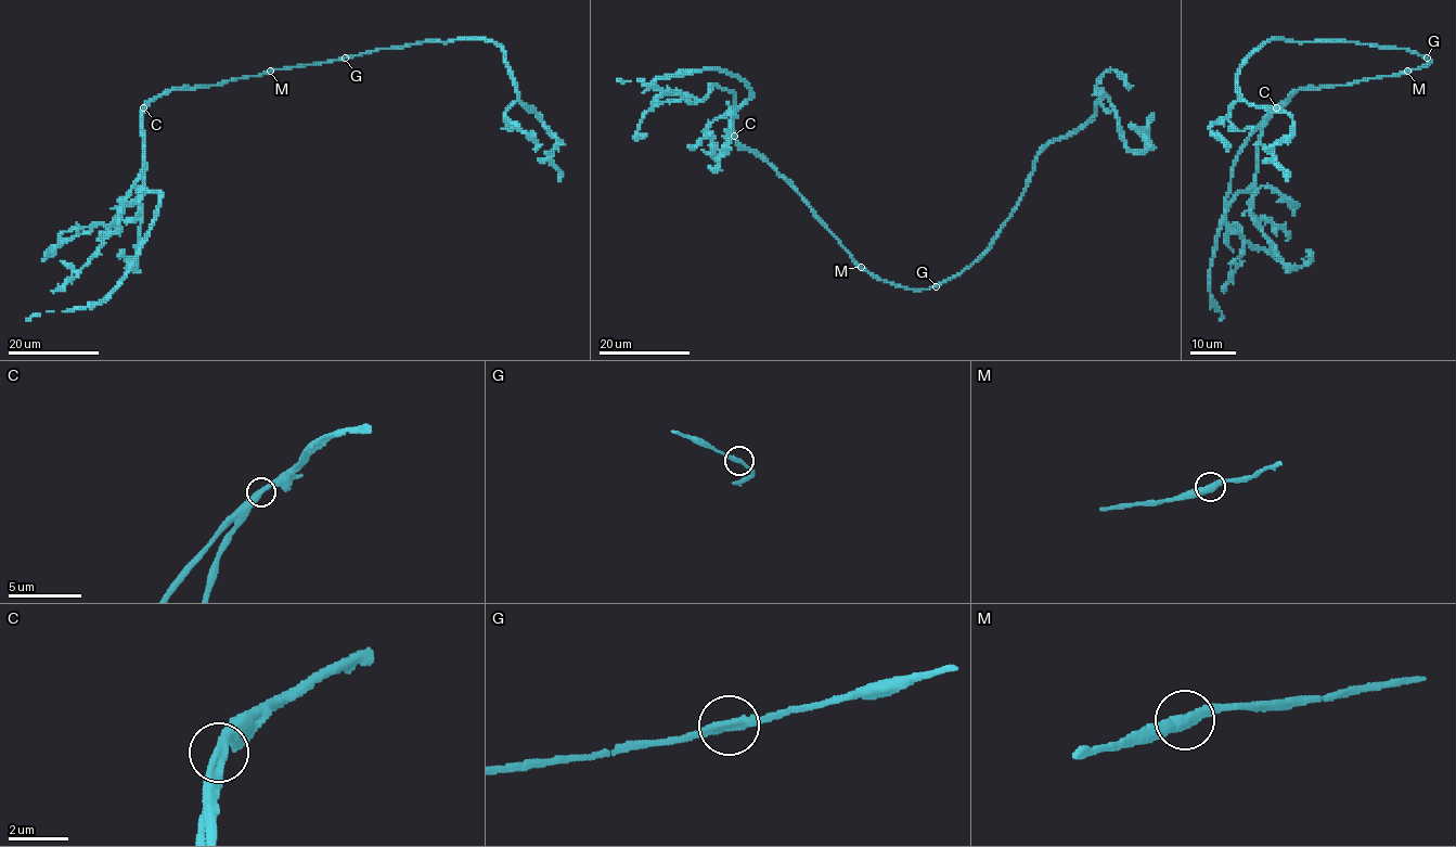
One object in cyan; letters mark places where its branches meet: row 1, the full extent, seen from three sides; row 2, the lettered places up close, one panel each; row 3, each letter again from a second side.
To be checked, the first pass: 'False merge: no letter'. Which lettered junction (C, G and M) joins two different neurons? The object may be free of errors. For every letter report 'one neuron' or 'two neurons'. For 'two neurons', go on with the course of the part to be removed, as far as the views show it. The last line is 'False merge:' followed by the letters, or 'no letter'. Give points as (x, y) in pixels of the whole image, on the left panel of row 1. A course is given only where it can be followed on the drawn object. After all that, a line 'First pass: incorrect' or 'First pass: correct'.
C: two neurons | (143, 107), (143, 166), (139, 180), (124, 203), (118, 231), (95, 223), (89, 231), (49, 249), (44, 258)
G: one neuron
M: one neuron
False merge: C
First pass: incorrect

